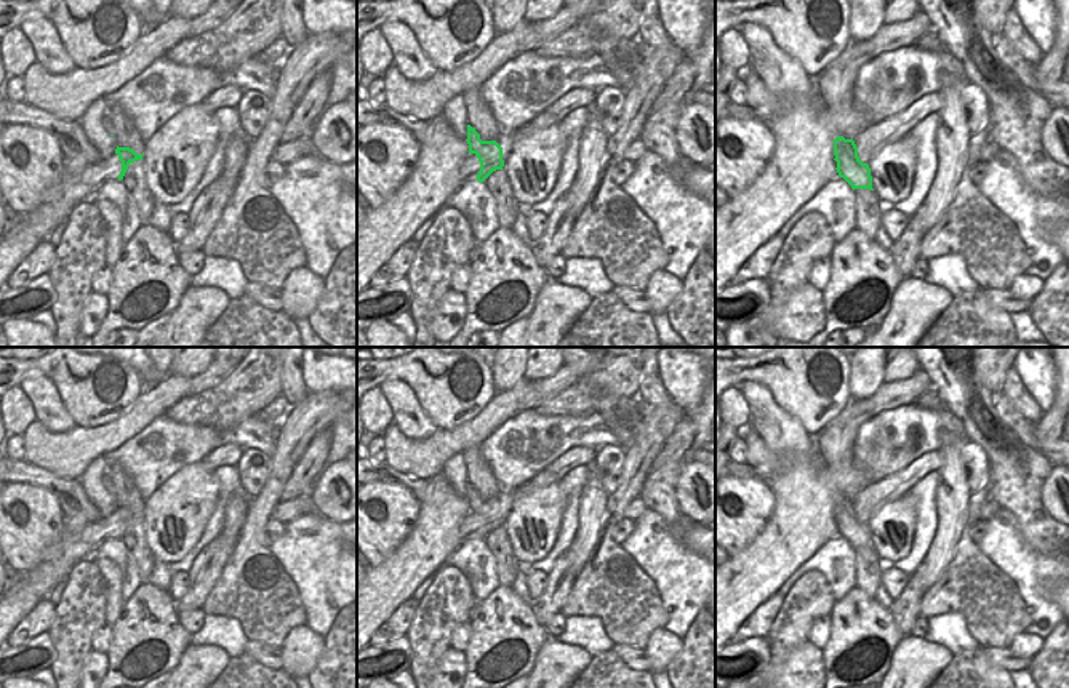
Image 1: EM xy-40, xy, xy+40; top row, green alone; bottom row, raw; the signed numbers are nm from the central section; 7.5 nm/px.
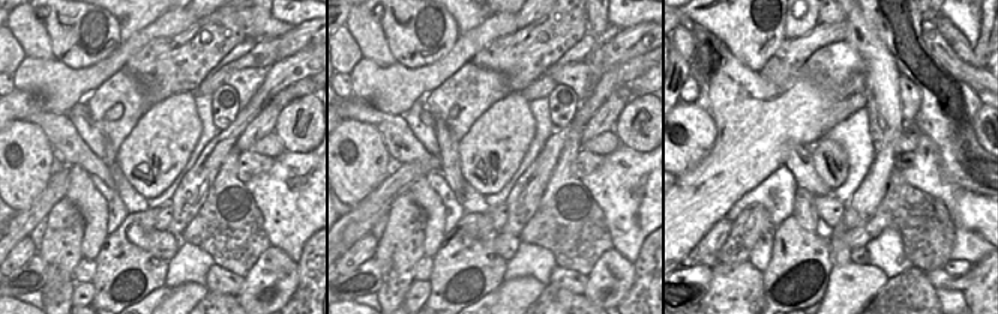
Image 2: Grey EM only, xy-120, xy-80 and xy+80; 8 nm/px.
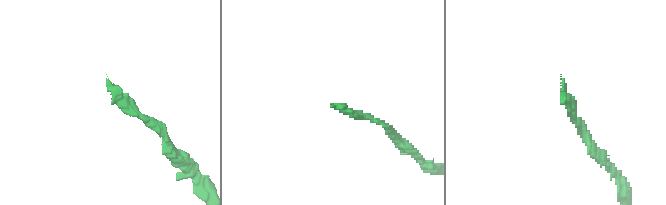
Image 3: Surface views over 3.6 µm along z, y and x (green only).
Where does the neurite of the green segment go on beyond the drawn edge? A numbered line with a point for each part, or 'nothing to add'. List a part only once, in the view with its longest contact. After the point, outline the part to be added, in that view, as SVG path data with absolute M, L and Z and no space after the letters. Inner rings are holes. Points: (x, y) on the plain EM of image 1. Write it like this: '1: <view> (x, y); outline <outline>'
nothing to add

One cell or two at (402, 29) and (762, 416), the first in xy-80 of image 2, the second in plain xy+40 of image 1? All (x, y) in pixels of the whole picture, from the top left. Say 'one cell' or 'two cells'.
two cells

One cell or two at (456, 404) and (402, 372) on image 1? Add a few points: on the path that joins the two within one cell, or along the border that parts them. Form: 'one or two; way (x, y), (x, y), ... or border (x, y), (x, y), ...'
one; way (444, 391), (421, 372), (415, 372)

